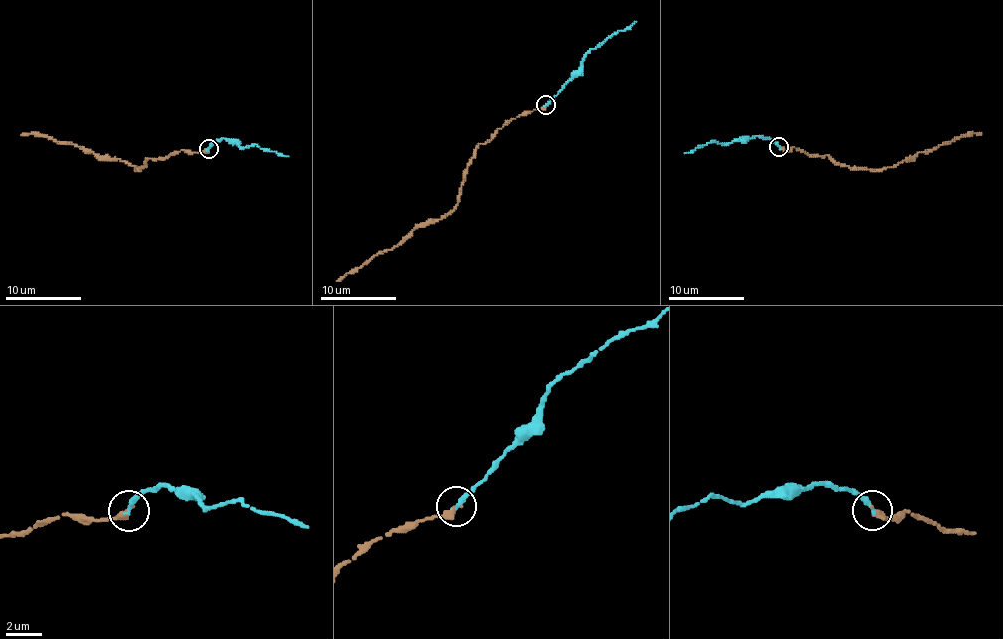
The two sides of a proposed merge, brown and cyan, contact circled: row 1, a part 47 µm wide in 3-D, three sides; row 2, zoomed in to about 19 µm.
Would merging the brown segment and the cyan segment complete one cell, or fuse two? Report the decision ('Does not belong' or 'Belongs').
Belongs

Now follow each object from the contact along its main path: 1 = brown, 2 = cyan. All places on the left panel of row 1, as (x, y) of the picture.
1: (208, 149), (147, 158), (140, 169), (118, 159), (96, 158), (92, 152), (42, 134), (21, 135)
2: (208, 149), (223, 138), (238, 146), (257, 144), (288, 156)

